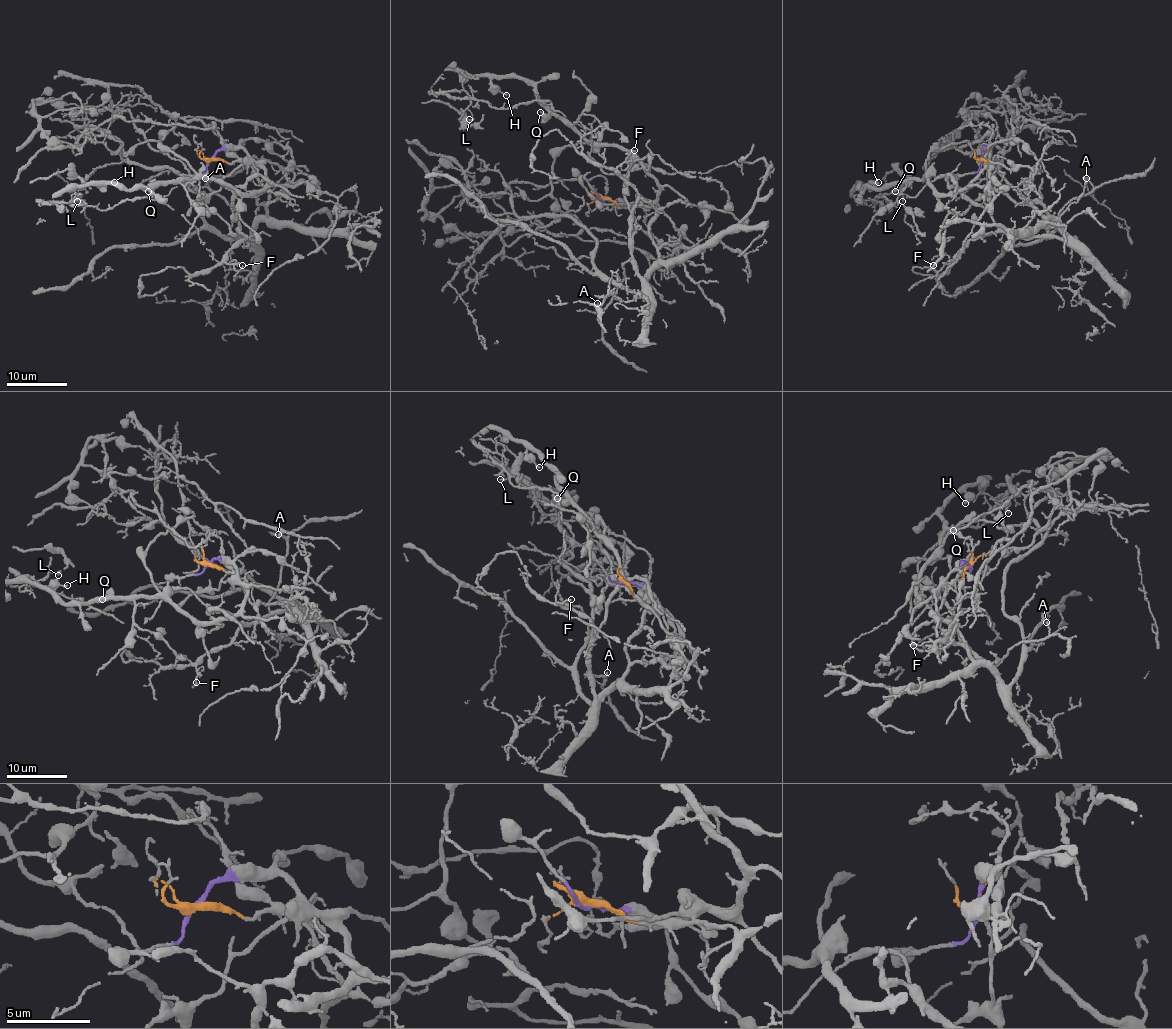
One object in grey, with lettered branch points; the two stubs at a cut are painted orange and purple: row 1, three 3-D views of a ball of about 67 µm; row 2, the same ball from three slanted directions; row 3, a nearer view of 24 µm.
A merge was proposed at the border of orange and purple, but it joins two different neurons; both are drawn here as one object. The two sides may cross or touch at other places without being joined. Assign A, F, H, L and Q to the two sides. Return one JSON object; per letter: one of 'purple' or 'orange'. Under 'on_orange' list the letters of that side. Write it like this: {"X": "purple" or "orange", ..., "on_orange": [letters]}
{"A": "orange", "F": "orange", "H": "purple", "L": "purple", "Q": "purple", "on_orange": ["A", "F"]}

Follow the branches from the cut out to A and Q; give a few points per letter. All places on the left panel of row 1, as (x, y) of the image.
A: (211, 159), (244, 161), (264, 185), (258, 202), (265, 217), (249, 238), (235, 238), (232, 208), (205, 177)
Q: (211, 159), (218, 150), (243, 149), (264, 170), (267, 183), (243, 194), (220, 182), (175, 179), (148, 191)

